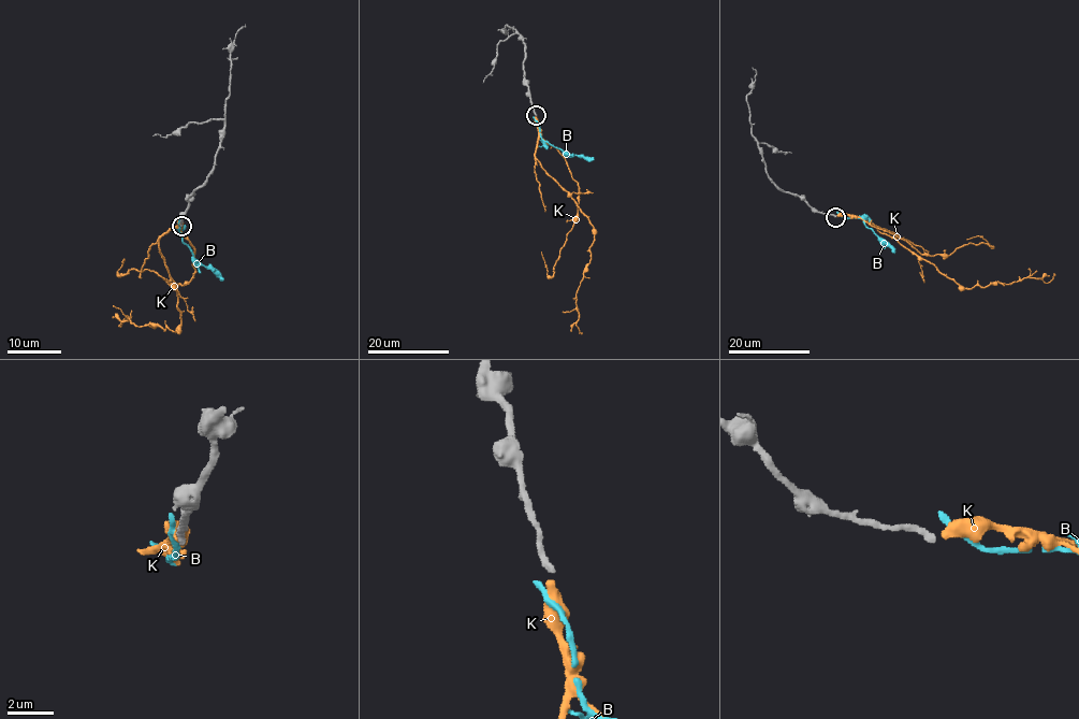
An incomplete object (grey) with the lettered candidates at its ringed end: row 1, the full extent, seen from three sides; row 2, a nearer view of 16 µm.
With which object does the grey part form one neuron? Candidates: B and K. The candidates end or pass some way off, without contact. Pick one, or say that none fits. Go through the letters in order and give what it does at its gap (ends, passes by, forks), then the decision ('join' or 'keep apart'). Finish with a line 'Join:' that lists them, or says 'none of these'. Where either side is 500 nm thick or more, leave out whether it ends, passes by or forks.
B: it ends there; keep apart
K: it ends there; keep apart
Join: none of these

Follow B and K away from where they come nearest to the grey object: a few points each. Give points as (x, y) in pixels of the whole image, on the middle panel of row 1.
B: (535, 118), (540, 137), (544, 141), (566, 154), (594, 159)
K: (536, 116), (537, 160), (593, 227), (591, 260), (576, 292), (579, 320), (576, 324), (582, 332)

